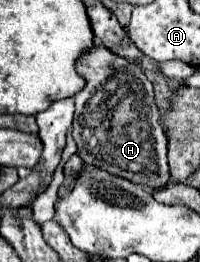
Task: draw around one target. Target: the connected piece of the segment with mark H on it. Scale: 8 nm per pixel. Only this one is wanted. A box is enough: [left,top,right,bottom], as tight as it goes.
[72,43,168,189]

